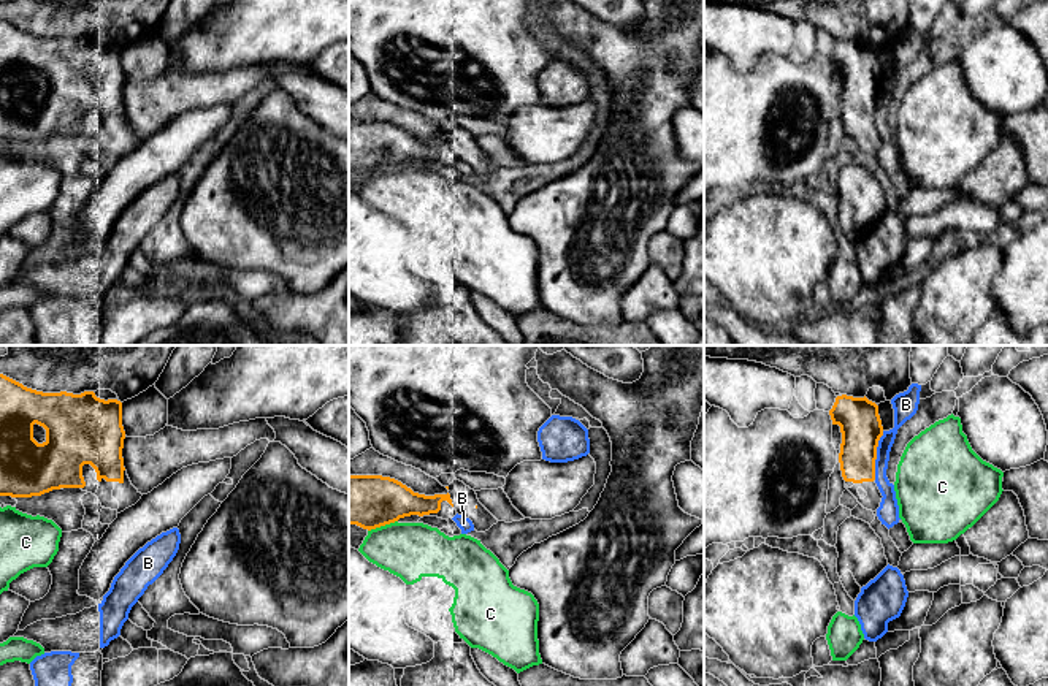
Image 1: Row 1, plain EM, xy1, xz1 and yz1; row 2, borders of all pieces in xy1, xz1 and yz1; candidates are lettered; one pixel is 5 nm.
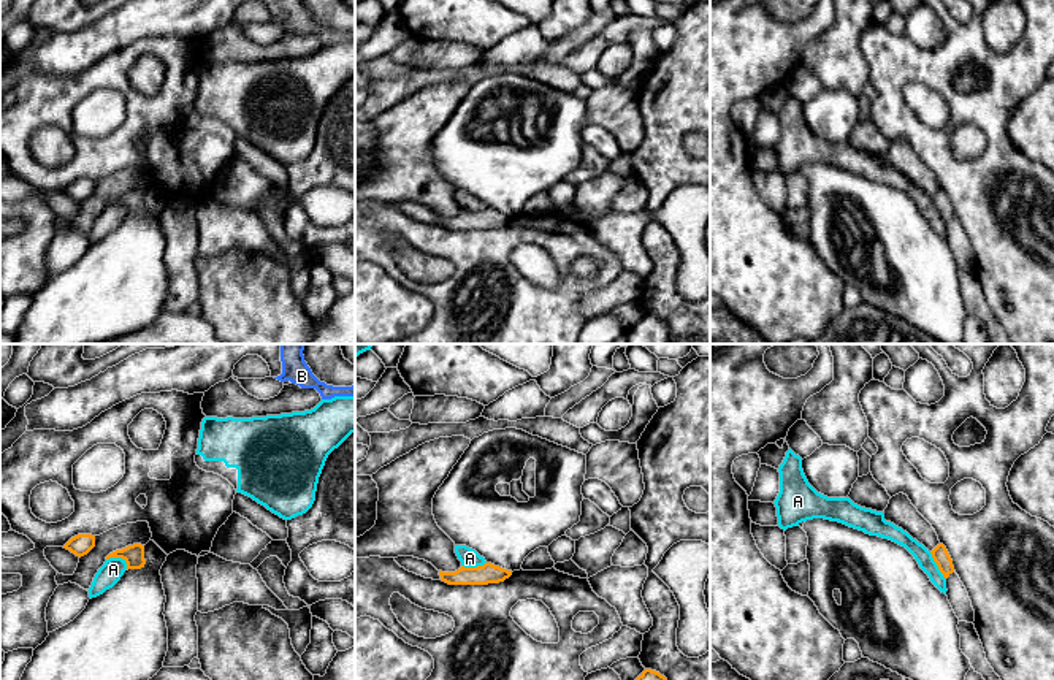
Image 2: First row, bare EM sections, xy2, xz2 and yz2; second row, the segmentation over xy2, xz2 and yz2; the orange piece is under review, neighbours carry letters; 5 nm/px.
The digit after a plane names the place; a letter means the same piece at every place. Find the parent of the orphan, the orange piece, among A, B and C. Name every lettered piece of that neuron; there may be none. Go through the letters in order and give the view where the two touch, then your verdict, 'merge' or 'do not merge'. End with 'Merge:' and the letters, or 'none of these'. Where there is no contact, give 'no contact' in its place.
A: xy2 | do not merge
B: yz1 | do not merge
C: xz1 | do not merge
Merge: none of these

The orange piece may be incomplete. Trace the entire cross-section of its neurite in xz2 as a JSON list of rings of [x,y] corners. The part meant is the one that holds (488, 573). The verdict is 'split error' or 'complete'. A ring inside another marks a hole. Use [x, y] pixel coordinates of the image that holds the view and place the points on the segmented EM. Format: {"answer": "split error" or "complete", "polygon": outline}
{"answer": "complete", "polygon": [[[491,563],[477,567],[461,566],[455,572],[439,571],[441,580],[449,585],[488,585],[504,582],[512,575],[512,571],[502,569]]]}

